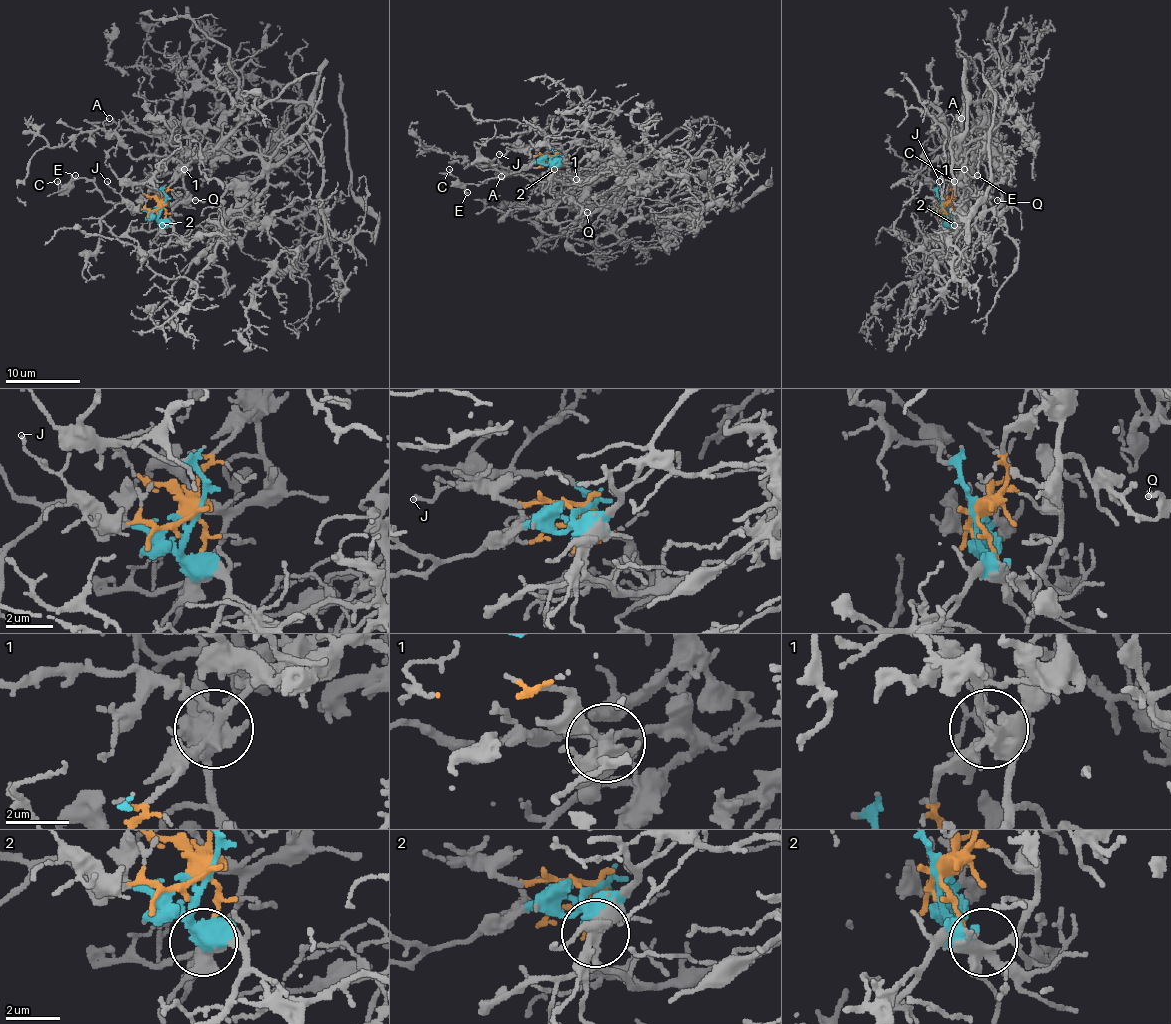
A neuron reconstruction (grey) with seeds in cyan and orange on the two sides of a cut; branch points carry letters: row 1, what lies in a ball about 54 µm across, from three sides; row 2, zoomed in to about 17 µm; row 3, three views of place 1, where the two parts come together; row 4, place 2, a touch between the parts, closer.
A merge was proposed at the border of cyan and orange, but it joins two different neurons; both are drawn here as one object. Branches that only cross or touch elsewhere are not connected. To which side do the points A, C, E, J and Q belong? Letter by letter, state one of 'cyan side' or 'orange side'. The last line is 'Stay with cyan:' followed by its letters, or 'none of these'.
A: orange side
C: cyan side
E: cyan side
J: orange side
Q: cyan side
Stay with cyan: C, E, Q

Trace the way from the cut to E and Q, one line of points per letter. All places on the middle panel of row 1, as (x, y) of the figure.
E: (554, 156), (535, 160), (518, 171), (488, 179), (482, 184), (467, 184), (464, 186), (467, 192)
Q: (554, 156), (554, 175), (565, 184), (578, 184), (570, 186), (565, 194), (582, 209), (582, 216), (587, 213)

